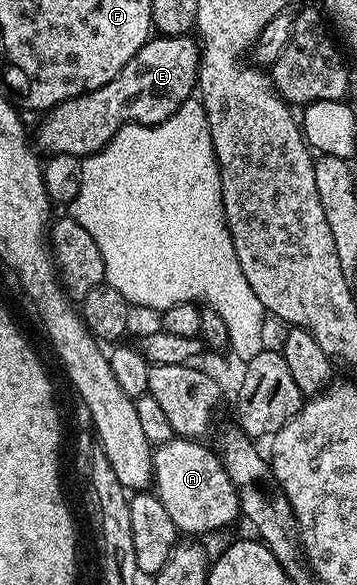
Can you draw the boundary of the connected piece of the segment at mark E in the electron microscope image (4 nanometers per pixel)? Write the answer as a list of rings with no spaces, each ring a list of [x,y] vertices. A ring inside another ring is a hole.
[[[188,36],[151,37],[109,84],[45,111],[46,119],[38,130],[39,144],[54,156],[89,156],[102,149],[124,125],[155,126],[168,120],[196,90],[200,46],[191,40]]]

